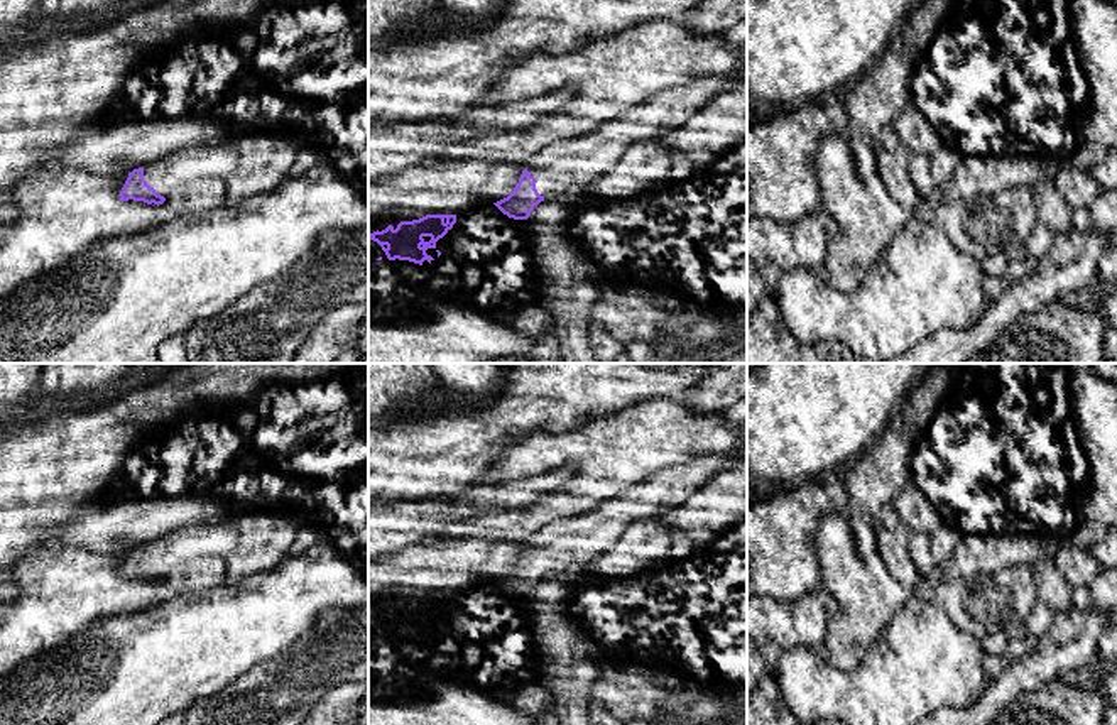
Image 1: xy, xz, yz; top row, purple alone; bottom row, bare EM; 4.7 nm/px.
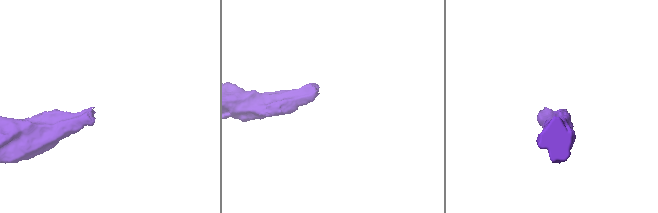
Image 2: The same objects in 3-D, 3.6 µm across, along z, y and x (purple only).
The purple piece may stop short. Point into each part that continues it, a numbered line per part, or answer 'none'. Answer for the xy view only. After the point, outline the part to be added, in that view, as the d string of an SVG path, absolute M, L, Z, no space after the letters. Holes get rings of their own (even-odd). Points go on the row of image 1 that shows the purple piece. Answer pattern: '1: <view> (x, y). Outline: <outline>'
1: xy (164, 174). Outline: M232 142L218 145L191 145L144 166L144 179L157 194L167 196L177 186L199 177L225 177L238 164L238 150Z

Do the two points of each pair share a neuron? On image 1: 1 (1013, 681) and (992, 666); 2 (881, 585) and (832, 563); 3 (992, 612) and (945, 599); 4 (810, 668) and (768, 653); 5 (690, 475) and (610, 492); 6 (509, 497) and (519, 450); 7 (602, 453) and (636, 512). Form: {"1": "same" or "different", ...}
{"1": "different", "2": "same", "3": "same", "4": "different", "5": "different", "6": "different", "7": "different"}

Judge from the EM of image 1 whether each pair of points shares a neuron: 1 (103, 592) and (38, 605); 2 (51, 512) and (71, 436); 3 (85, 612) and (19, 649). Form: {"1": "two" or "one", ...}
{"1": "one", "2": "one", "3": "one"}

